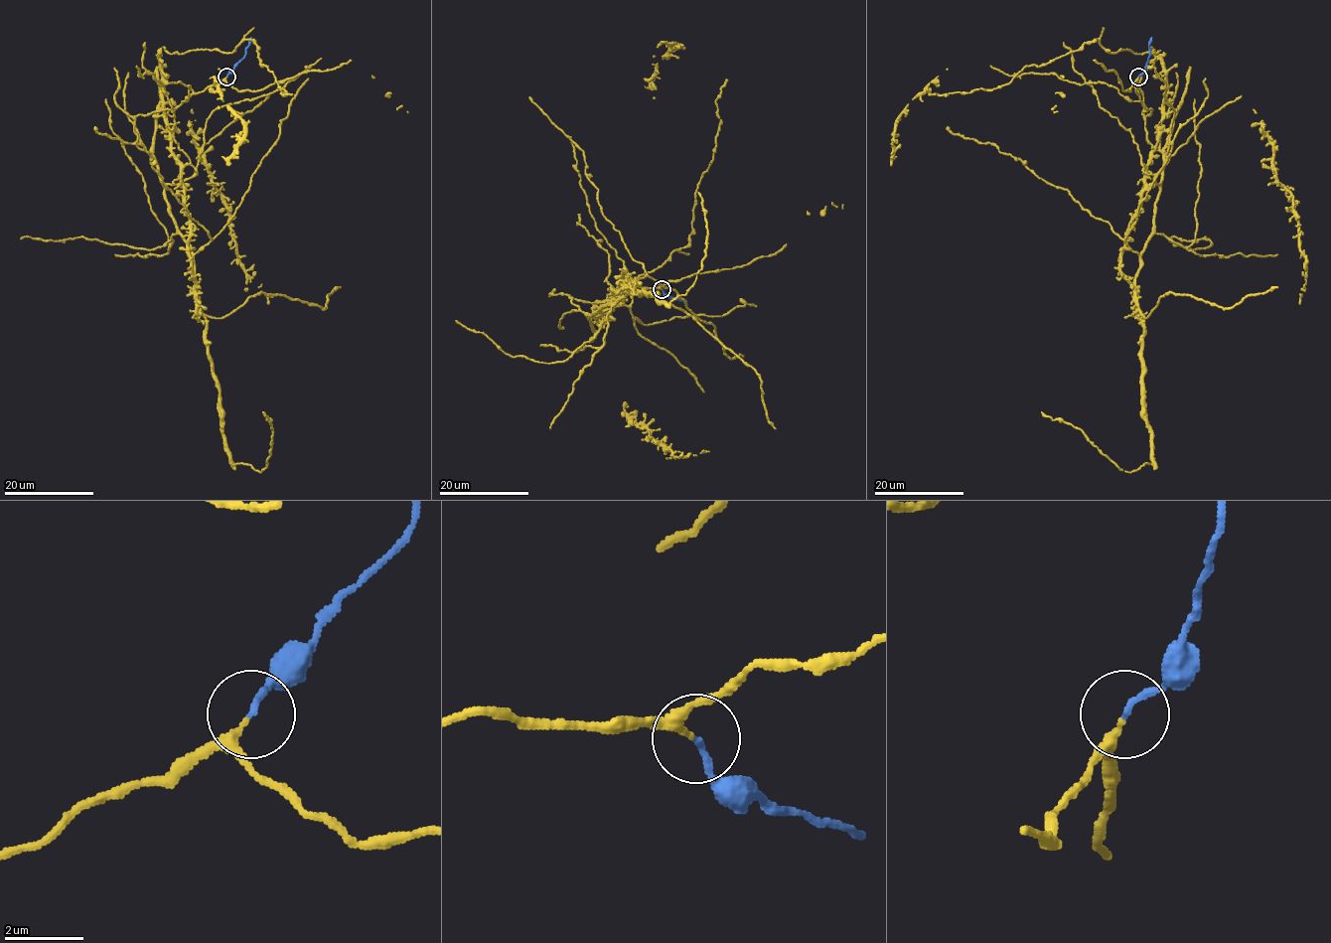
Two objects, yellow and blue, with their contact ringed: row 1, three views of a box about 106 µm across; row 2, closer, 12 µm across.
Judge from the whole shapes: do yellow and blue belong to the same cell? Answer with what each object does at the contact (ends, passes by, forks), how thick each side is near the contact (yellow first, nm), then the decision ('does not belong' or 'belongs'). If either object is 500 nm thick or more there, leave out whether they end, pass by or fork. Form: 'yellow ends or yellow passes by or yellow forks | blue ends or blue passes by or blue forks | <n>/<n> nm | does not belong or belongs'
yellow passes by | blue ends | 180/140 nm | belongs

